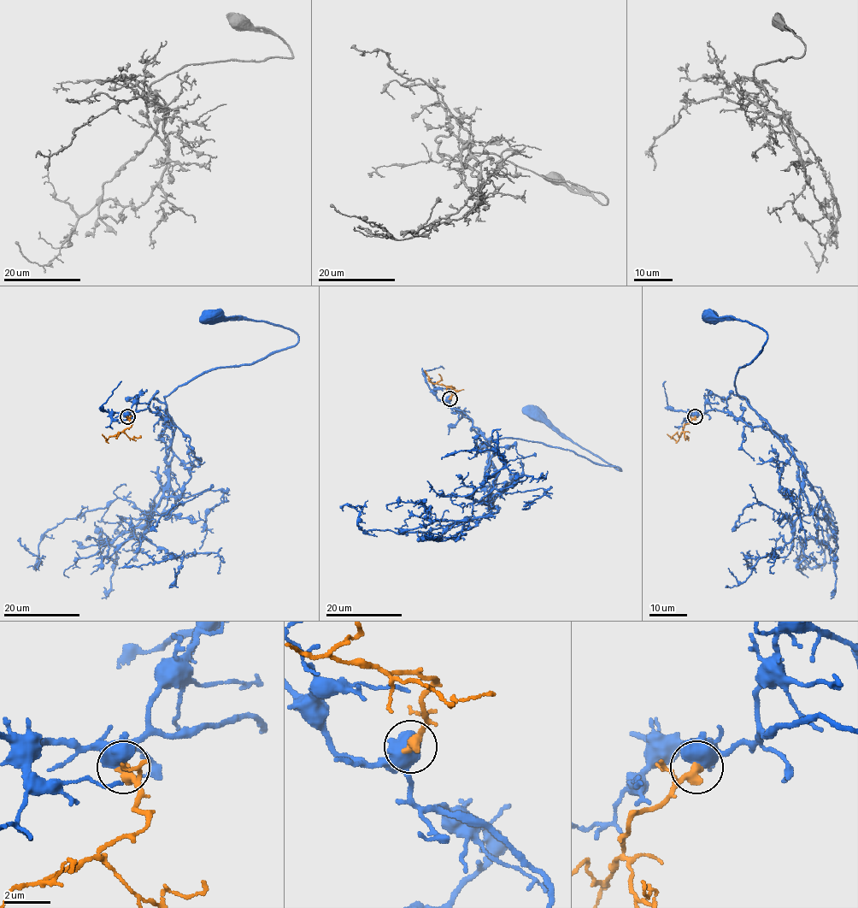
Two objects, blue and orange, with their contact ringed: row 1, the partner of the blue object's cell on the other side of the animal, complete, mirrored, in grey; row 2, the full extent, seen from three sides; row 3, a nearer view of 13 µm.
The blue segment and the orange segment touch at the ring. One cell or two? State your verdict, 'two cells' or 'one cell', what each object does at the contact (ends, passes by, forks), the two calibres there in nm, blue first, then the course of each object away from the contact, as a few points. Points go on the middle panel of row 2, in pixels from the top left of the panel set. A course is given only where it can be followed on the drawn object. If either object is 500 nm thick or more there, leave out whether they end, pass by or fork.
two cells | 750/480 nm | blue via (449, 397), (452, 408), (471, 419), (482, 451), (495, 439), (521, 439), (620, 470), (563, 438), (533, 411) | orange via (449, 397), (454, 387), (432, 384), (424, 370)

